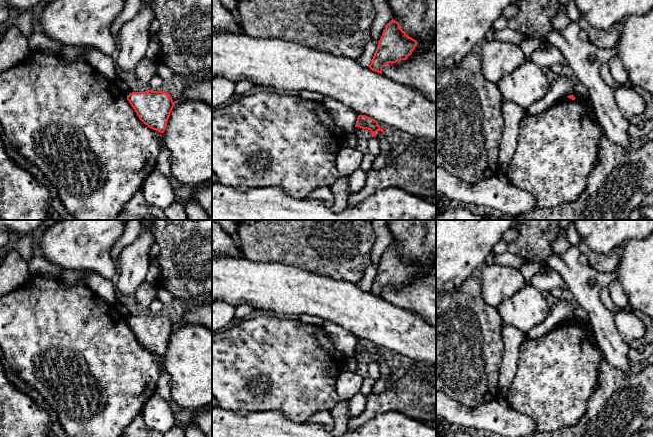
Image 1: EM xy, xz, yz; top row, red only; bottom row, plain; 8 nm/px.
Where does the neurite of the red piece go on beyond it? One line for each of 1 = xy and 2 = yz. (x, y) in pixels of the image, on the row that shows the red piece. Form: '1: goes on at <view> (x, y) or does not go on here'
1: does not go on here
2: does not go on here

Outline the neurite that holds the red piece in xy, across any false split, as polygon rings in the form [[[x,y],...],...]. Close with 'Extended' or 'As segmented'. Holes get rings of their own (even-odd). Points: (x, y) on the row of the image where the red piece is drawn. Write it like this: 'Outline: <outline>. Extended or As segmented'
Outline: [[[164,91],[132,92],[127,100],[139,119],[149,128],[164,133],[174,102]]]. As segmented

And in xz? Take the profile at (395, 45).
Outline: [[[391,20],[385,27],[369,68],[382,74],[382,68],[388,63],[406,60],[417,46],[418,42],[409,37],[400,24]]]. As segmented

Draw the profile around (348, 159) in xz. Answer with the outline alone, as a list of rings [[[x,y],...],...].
[[[342,147],[336,155],[336,166],[341,175],[350,175],[360,168],[364,151],[359,147]]]

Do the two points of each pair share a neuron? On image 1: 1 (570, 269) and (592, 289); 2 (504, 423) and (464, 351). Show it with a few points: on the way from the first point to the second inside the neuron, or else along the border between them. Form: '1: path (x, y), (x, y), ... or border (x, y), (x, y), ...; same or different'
1: path (575, 274), (587, 286); same
2: border (498, 397), (478, 406), (469, 407); different

